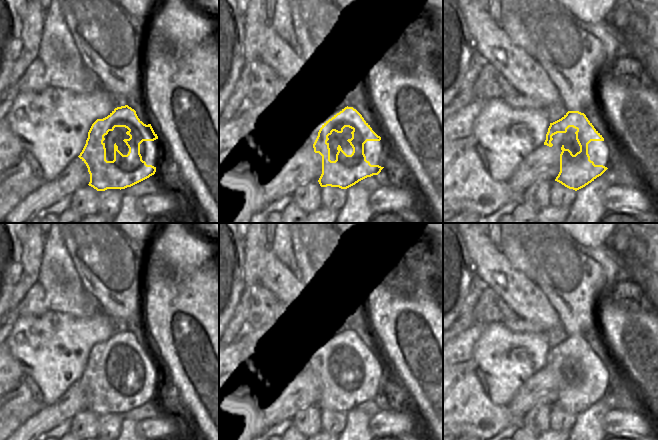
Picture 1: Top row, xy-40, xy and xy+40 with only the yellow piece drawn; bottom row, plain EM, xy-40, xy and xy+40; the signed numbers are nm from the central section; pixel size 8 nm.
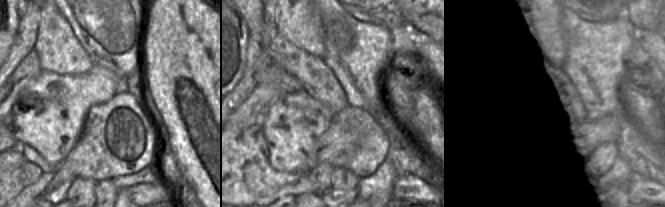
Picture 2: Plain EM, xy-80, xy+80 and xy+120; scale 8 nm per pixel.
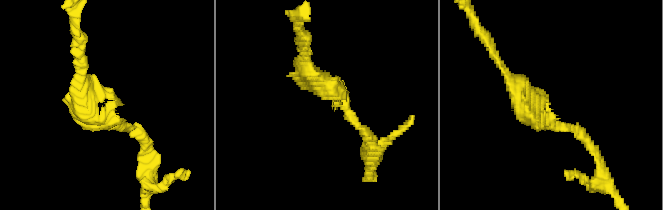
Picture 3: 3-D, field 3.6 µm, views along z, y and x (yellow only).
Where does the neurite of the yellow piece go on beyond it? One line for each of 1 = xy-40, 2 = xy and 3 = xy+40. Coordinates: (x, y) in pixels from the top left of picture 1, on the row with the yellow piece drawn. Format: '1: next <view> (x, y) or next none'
1: next none
2: next none
3: next none

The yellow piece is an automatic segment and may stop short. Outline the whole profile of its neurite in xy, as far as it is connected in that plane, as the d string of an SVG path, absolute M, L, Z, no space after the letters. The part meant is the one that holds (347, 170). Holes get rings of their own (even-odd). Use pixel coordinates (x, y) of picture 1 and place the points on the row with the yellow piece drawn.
M345 107L326 121L313 144L314 152L322 156L322 174L318 180L320 186L347 189L367 177L378 175L384 167L371 165L366 160L364 144L367 141L380 140L381 137L372 130L362 115L353 107ZM345 127L353 130L352 138L347 140L353 152L347 155L338 145L336 160L331 161L328 136L333 131L342 133Z

